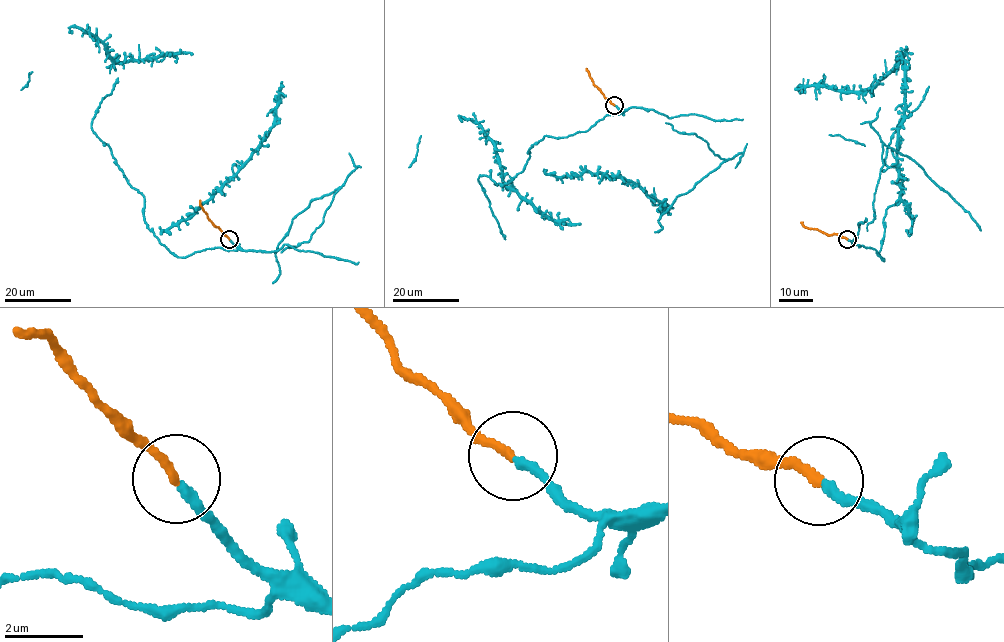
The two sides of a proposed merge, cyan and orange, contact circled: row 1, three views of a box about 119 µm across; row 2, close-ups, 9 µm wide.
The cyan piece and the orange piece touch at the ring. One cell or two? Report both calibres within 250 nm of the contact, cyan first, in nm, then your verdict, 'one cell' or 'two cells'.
240 nm thick on the cyan side, 240 nm on the other; one cell

